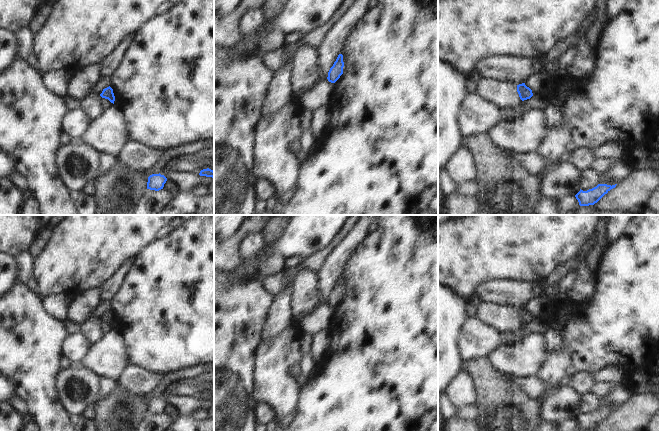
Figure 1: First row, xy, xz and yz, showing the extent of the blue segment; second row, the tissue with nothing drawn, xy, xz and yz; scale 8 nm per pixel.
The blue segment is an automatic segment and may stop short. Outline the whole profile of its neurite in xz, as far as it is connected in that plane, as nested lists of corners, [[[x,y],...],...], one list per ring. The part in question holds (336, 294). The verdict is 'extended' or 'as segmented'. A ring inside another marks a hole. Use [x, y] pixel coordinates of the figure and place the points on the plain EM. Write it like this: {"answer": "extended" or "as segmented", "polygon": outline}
{"answer": "as segmented", "polygon": [[[339,278],[333,290],[330,292],[328,296],[327,301],[328,305],[331,307],[335,307],[343,298],[343,291],[344,291],[343,279]]]}

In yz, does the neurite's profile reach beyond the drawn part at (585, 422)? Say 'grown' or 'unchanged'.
unchanged

